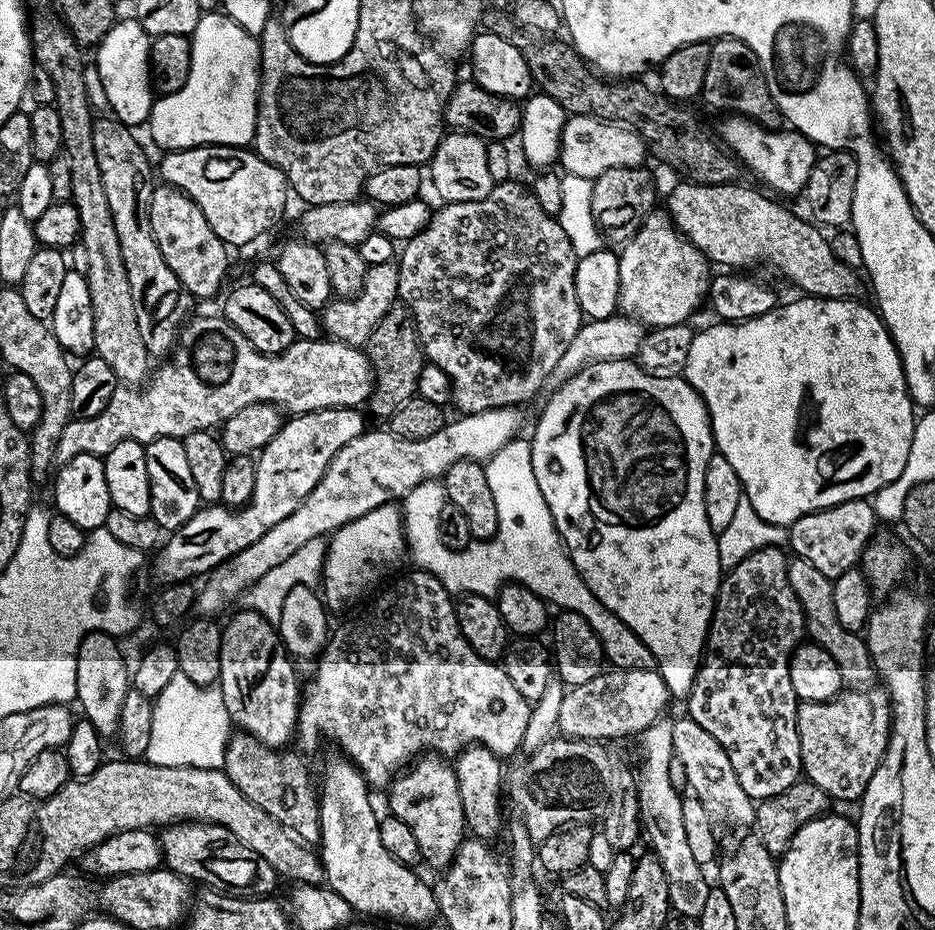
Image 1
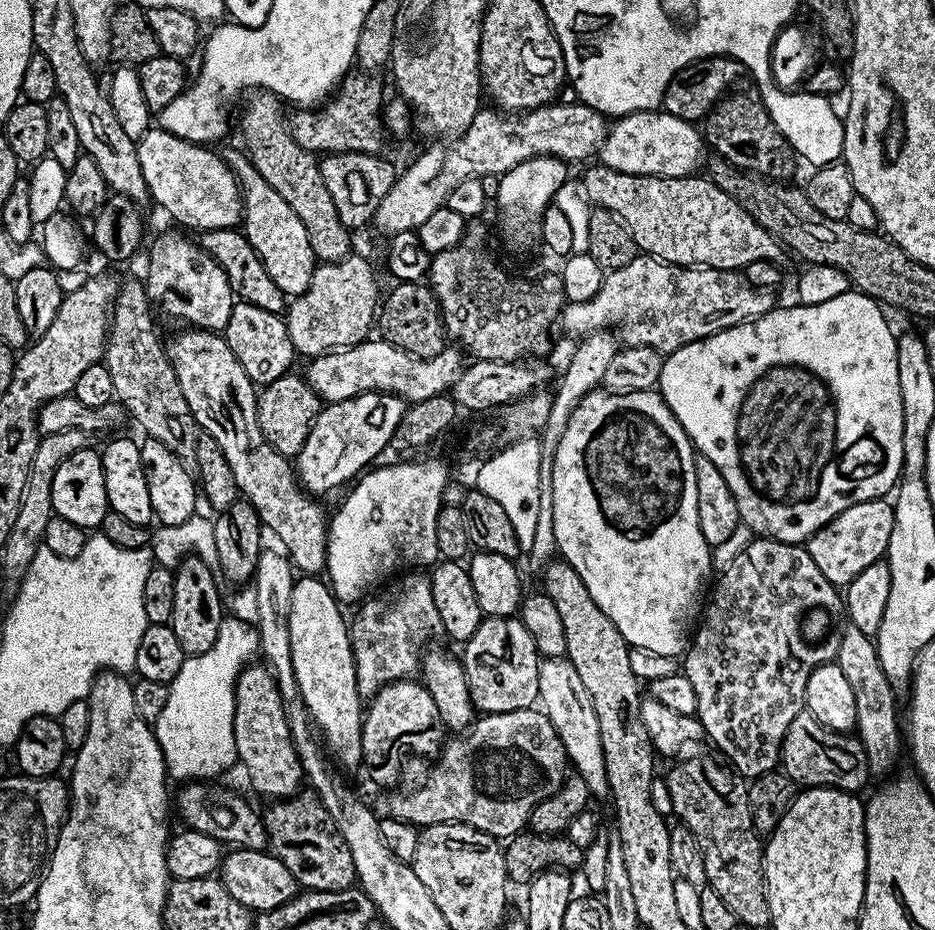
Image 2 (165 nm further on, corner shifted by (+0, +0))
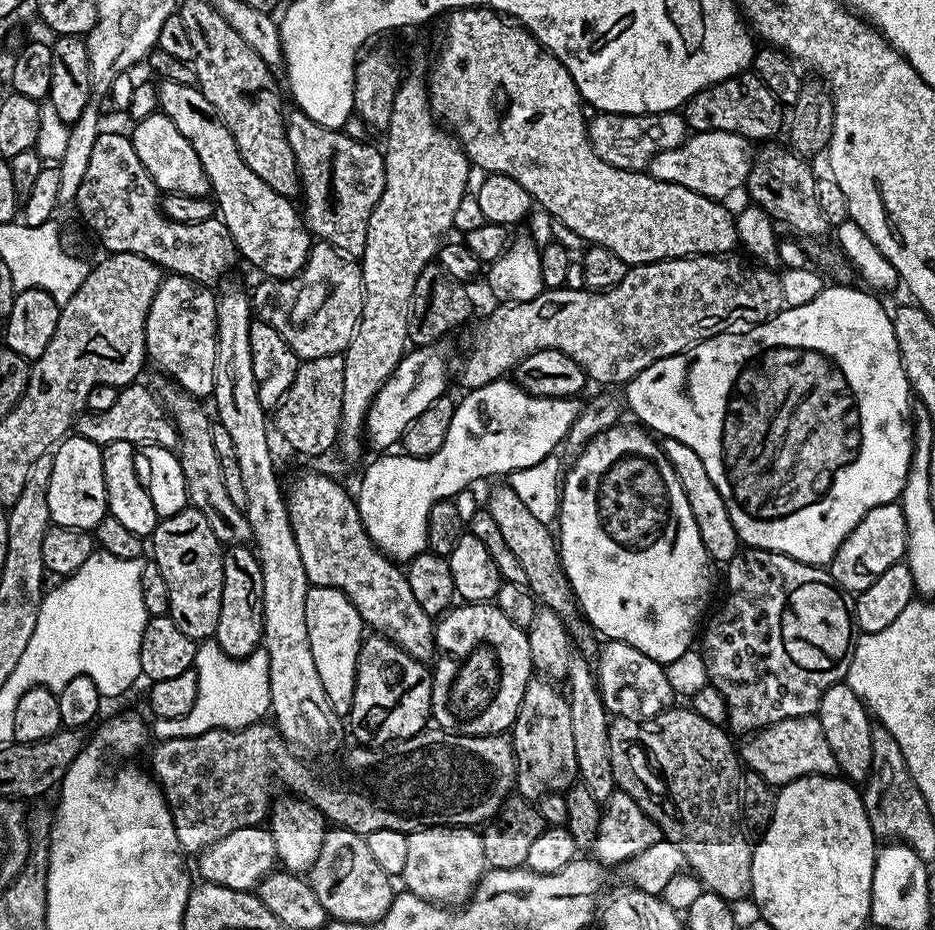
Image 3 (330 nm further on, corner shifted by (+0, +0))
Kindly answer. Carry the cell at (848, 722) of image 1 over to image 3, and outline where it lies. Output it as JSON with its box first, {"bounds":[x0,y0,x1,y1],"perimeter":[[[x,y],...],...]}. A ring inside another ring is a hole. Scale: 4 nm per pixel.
{"bounds":[742,715,837,786],"perimeter":[[[815,715],[779,720],[757,732],[760,733],[745,746],[744,754],[742,750],[742,760],[769,786],[783,786],[799,776],[831,776],[837,771],[830,742],[826,742],[826,734]]]}

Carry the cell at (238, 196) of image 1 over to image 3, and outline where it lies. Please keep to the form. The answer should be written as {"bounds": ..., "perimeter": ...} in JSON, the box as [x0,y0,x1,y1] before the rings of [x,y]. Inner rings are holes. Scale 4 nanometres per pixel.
{"bounds":[130,111,210,196],"perimeter":[[[161,111],[135,121],[136,129],[130,132],[132,145],[142,162],[142,166],[150,174],[157,189],[161,193],[181,192],[187,196],[208,196],[210,189],[206,170],[202,170],[202,162],[198,162],[198,154],[194,154],[194,146],[178,134],[178,126],[170,122]]]}

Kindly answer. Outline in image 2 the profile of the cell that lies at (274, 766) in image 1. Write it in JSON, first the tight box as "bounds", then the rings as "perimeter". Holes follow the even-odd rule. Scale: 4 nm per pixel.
{"bounds":[262,790,357,892],"perimeter":[[[300,790],[296,795],[287,799],[277,799],[269,803],[268,809],[263,809],[262,819],[264,831],[268,834],[267,847],[272,855],[276,856],[290,874],[294,874],[297,885],[309,892],[341,892],[353,887],[357,883],[354,870],[354,858],[342,838],[342,834],[336,829],[332,815],[326,810],[319,796],[311,790]]]}

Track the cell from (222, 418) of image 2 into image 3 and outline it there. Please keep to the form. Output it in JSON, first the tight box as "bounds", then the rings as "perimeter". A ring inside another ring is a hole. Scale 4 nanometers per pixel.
{"bounds":[286,472,434,661],"perimeter":[[[304,472],[286,484],[286,503],[294,542],[298,546],[298,554],[302,554],[302,566],[308,575],[309,585],[317,588],[332,587],[345,592],[373,633],[400,645],[418,660],[431,661],[434,656],[433,617],[424,612],[422,606],[418,606],[418,598],[414,598],[414,590],[410,590],[405,569],[385,556],[366,534],[353,493],[351,496],[338,481],[320,472]]]}

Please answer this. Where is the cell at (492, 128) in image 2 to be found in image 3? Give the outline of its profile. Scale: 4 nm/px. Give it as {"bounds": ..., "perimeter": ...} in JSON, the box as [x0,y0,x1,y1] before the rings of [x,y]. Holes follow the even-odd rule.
{"bounds":[588,111,690,172],"perimeter":[[[597,111],[588,124],[588,137],[592,140],[594,154],[615,168],[639,172],[647,169],[660,152],[674,150],[689,135],[690,129],[679,111],[643,112],[635,116],[625,112]]]}

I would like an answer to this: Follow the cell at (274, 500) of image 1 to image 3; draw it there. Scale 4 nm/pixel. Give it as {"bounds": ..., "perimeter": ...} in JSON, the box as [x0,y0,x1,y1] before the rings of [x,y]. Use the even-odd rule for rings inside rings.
{"bounds":[366,344,448,450],"perimeter":[[[425,344],[405,351],[394,374],[384,383],[382,390],[378,390],[370,406],[366,421],[367,443],[369,440],[374,447],[384,448],[380,450],[391,449],[388,447],[403,437],[406,426],[410,426],[410,422],[418,418],[418,414],[422,414],[426,406],[430,406],[430,402],[448,391],[448,360],[440,346]]]}

